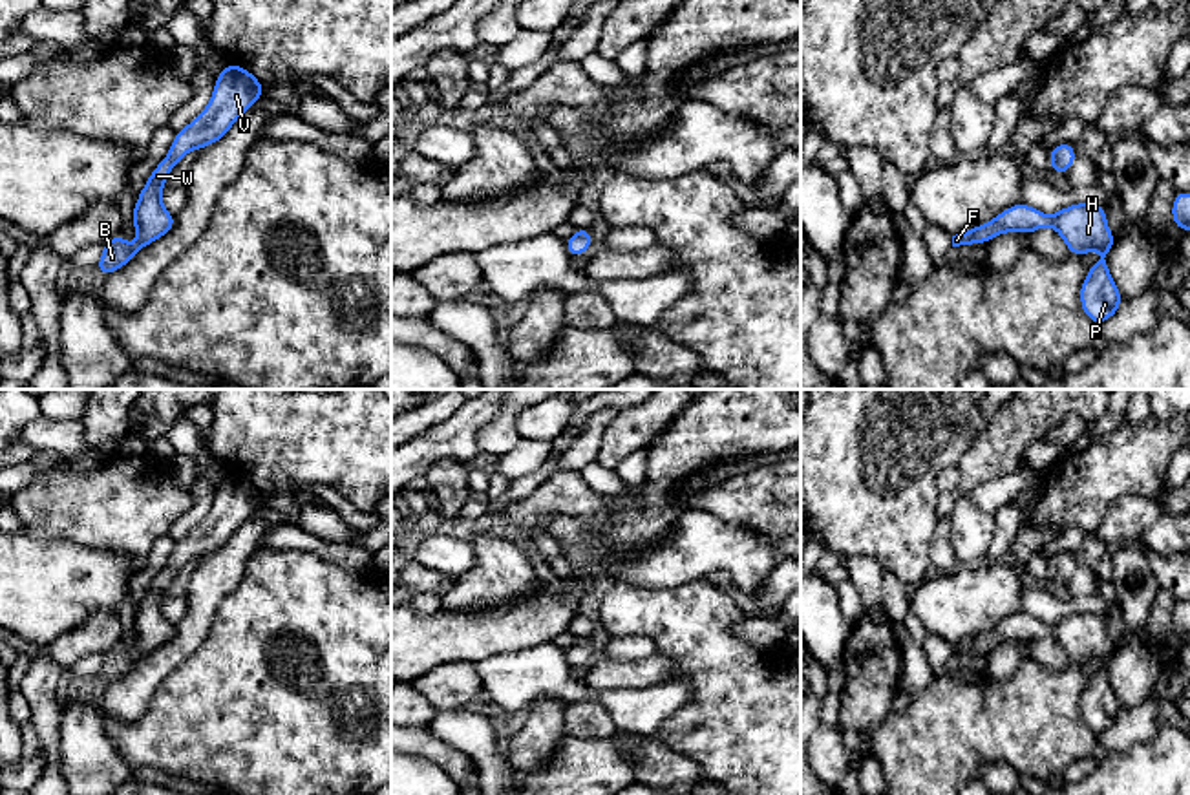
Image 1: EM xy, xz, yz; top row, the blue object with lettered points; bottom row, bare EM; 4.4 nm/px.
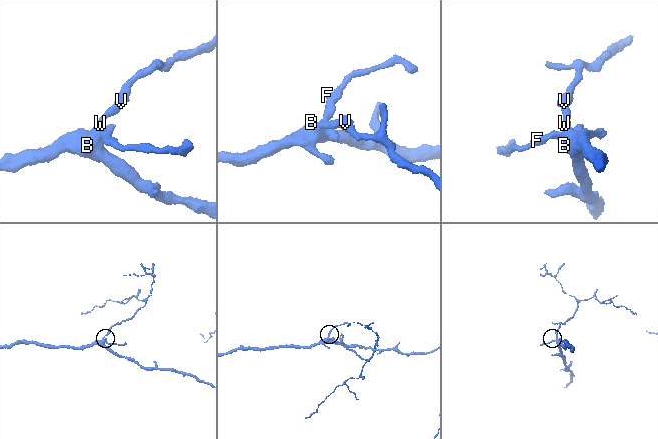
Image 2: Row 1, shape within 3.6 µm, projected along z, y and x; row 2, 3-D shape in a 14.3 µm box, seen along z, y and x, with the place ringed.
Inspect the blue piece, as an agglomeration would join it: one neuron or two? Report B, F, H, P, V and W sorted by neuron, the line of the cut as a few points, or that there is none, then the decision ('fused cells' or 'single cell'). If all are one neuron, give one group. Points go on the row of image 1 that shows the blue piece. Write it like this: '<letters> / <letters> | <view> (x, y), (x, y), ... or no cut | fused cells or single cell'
B F H P V W | no cut | single cell

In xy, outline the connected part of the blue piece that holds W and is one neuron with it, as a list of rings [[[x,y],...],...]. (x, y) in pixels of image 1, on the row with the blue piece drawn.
[[[227,64],[219,71],[210,102],[190,124],[175,132],[166,157],[152,170],[146,185],[139,192],[139,199],[130,216],[135,225],[137,241],[130,245],[122,239],[121,232],[117,232],[112,239],[102,243],[102,258],[93,269],[102,276],[119,270],[130,263],[141,249],[161,239],[175,227],[175,216],[172,216],[161,201],[161,192],[170,172],[190,150],[201,150],[221,141],[230,126],[263,95],[263,84],[249,69]]]

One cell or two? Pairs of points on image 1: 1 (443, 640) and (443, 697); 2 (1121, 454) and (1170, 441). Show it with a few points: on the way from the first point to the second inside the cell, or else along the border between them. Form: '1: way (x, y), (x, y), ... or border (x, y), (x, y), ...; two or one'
1: border (474, 664), (443, 662), (410, 682); two
2: way (1134, 454), (1143, 454), (1158, 441); one

